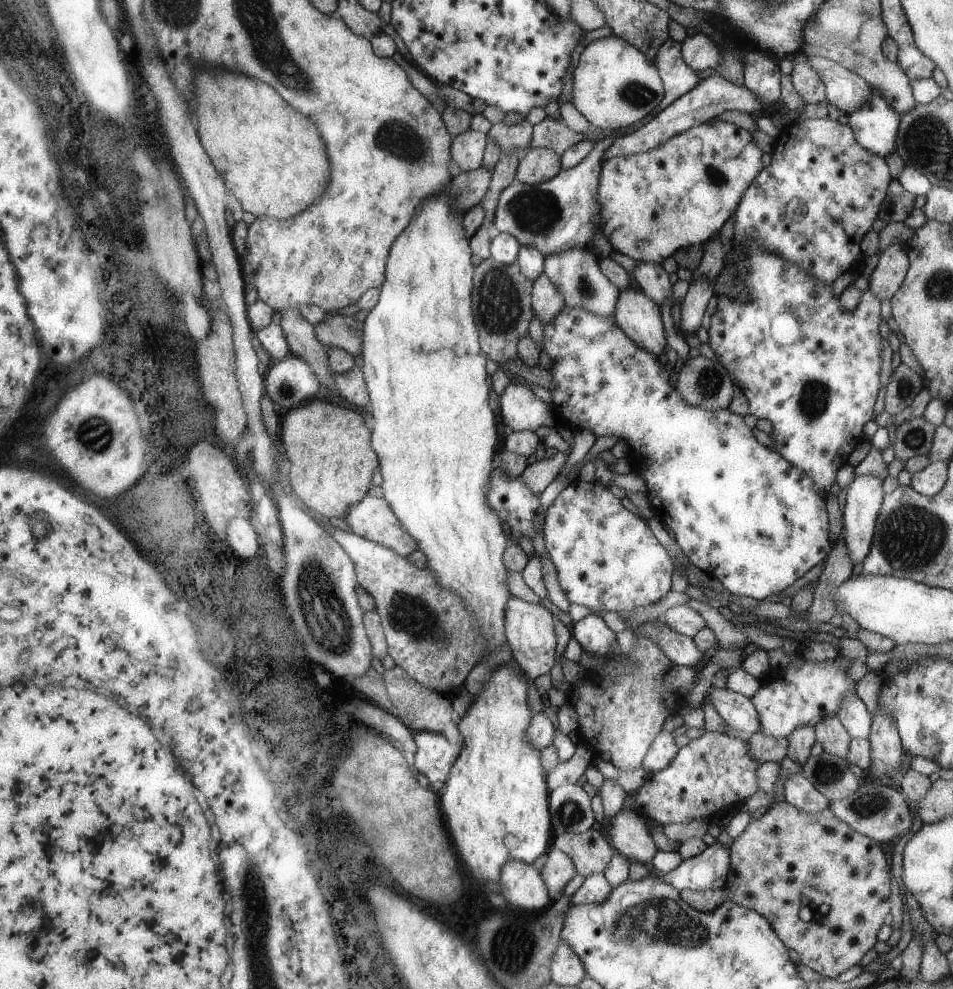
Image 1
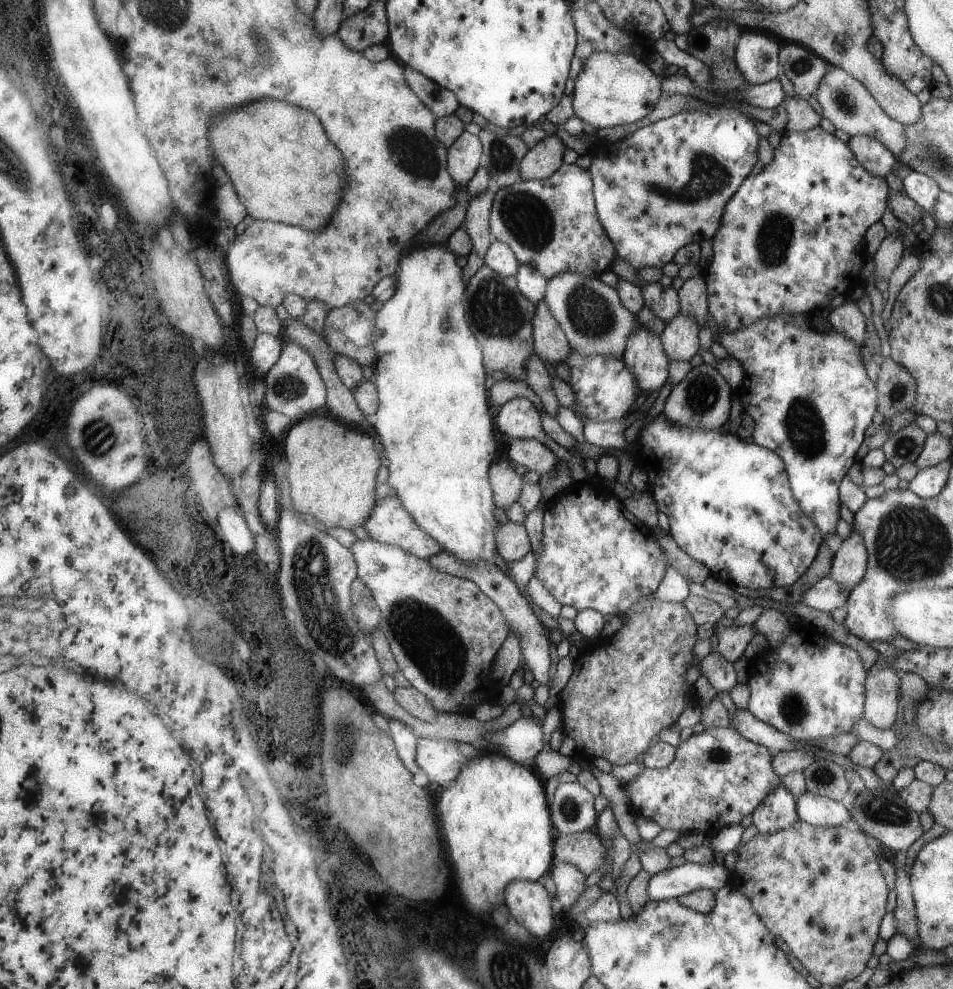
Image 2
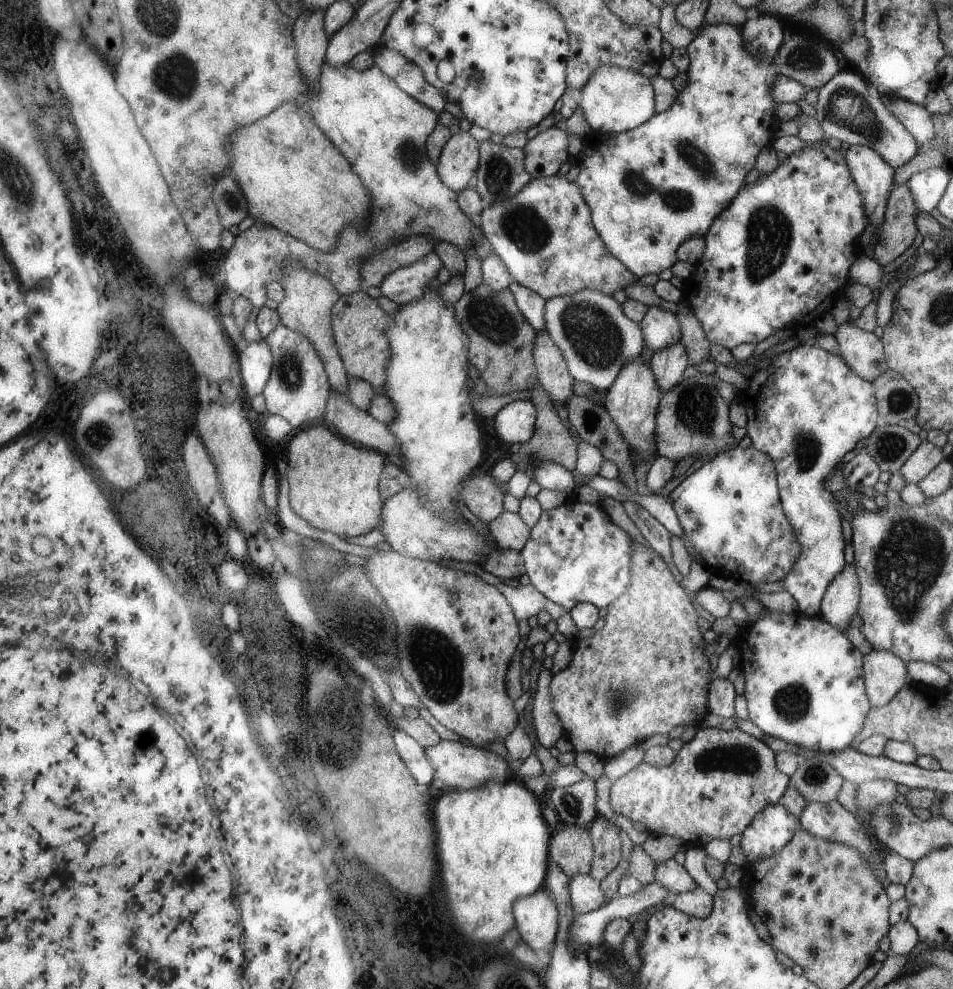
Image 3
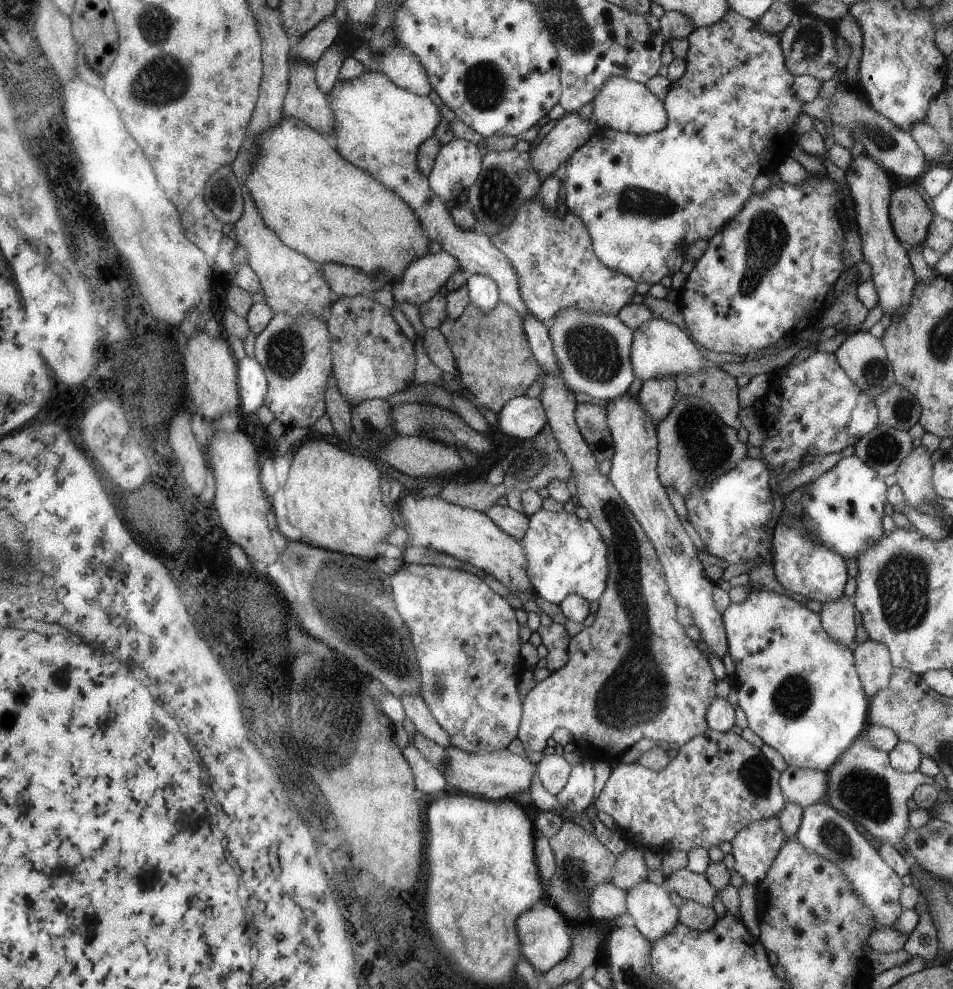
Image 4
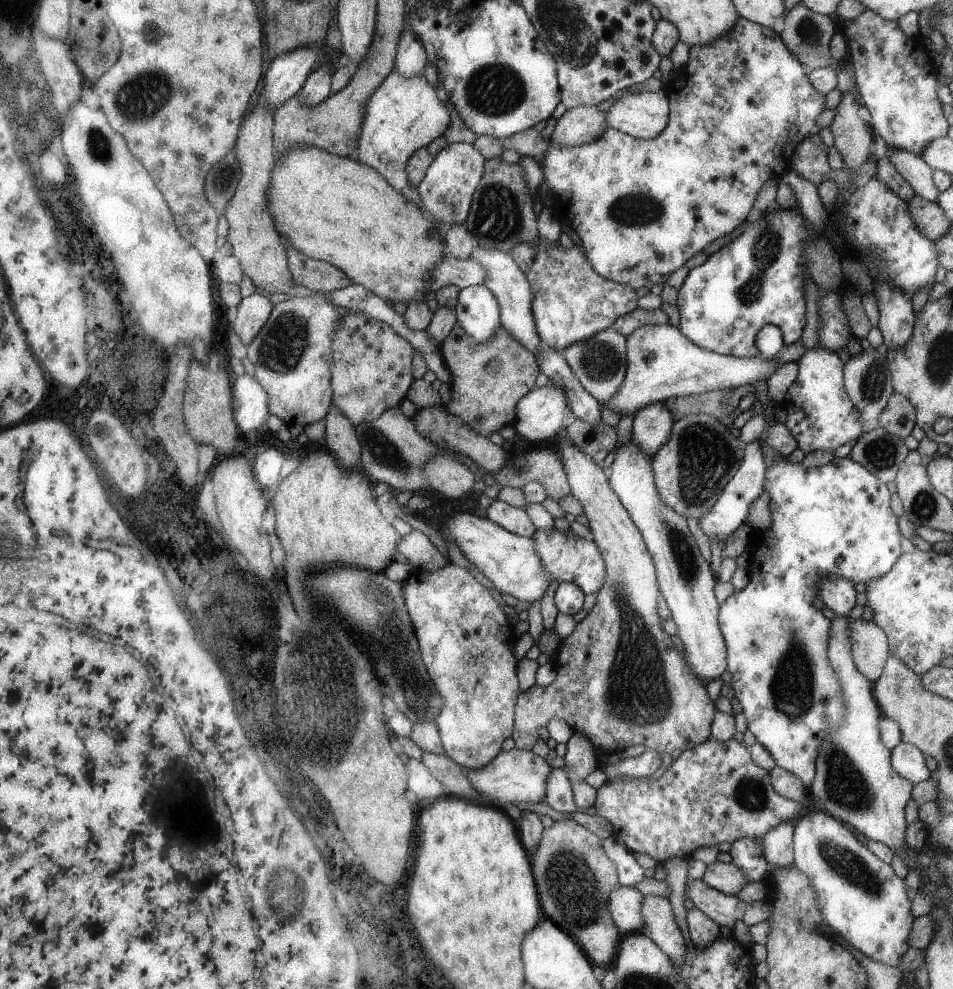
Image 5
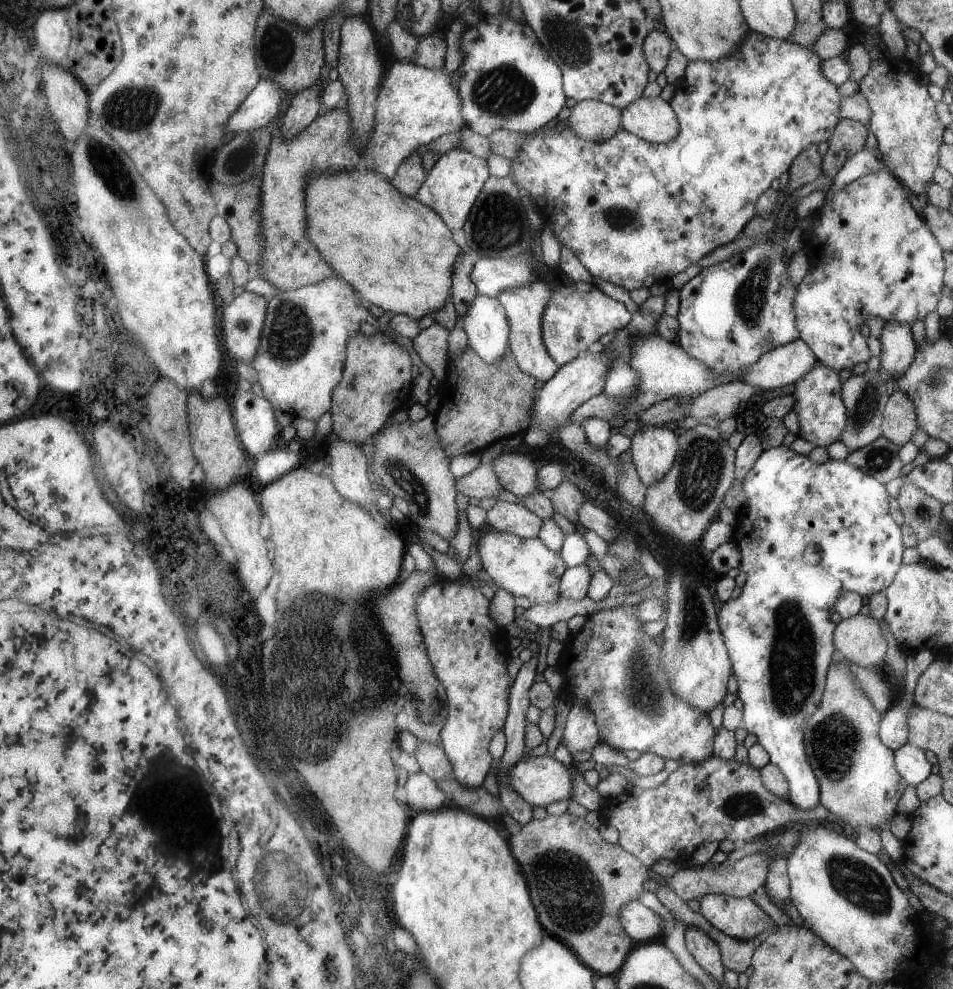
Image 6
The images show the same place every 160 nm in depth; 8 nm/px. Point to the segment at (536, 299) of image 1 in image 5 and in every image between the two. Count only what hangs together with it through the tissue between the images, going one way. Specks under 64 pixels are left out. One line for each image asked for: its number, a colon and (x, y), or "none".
2: (552, 344)
3: (553, 373)
4: (635, 673)
5: (618, 682)

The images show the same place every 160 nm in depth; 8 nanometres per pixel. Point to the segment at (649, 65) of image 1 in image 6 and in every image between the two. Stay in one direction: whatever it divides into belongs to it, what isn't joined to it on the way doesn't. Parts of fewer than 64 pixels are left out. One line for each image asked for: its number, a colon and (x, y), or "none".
2: (612, 89)
3: (616, 99)
4: (624, 105)
5: (644, 115)
6: (653, 119)

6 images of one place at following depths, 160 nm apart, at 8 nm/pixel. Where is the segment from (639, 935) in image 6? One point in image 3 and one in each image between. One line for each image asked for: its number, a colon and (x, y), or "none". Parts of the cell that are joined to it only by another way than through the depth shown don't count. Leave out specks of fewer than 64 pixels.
3: (587, 895)
4: (606, 901)
5: (625, 903)

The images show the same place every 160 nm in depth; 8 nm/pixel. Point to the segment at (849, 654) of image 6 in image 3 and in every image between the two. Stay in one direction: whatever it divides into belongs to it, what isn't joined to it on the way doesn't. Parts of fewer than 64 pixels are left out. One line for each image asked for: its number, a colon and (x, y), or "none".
3: (885, 674)
4: (873, 661)
5: (870, 647)

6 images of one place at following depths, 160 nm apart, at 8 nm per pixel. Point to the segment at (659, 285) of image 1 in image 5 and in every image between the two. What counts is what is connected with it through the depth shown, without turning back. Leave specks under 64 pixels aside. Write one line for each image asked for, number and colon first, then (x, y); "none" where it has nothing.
2: (664, 301)
3: (660, 327)
4: (660, 348)
5: (661, 362)

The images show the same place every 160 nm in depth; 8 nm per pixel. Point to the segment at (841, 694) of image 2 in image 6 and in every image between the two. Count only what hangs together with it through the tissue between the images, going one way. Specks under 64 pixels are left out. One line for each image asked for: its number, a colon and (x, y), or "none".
3: (804, 683)
4: (800, 690)
5: (836, 519)
6: (808, 532)

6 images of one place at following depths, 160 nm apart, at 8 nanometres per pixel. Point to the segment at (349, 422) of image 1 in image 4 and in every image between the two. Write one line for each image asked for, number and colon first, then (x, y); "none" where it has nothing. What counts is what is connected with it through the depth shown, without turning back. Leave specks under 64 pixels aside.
2: (332, 469)
3: (333, 485)
4: (332, 496)

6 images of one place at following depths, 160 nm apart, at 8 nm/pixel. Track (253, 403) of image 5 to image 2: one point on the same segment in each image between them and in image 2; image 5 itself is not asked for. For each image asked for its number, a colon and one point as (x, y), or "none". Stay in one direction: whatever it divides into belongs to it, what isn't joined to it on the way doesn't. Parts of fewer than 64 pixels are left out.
2: (266, 351)
3: (256, 357)
4: (252, 380)

